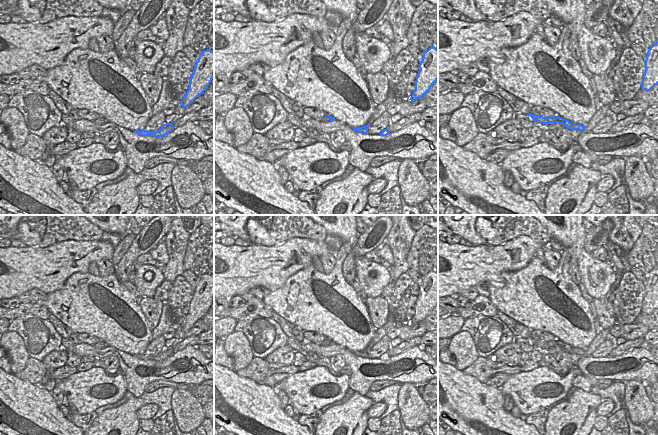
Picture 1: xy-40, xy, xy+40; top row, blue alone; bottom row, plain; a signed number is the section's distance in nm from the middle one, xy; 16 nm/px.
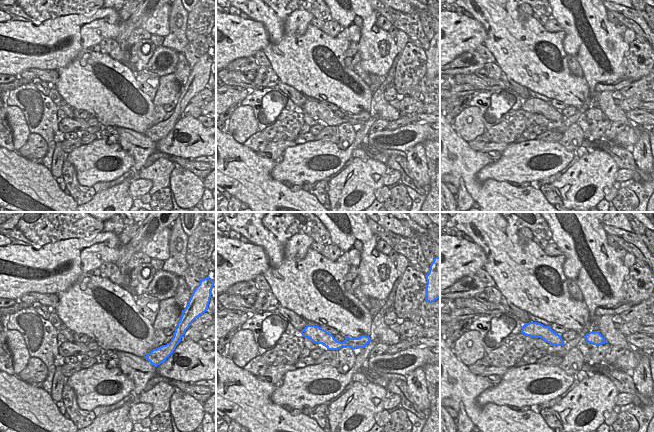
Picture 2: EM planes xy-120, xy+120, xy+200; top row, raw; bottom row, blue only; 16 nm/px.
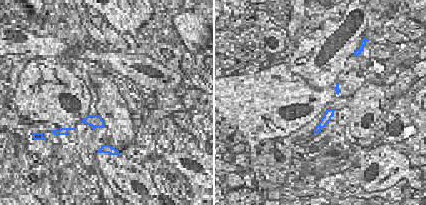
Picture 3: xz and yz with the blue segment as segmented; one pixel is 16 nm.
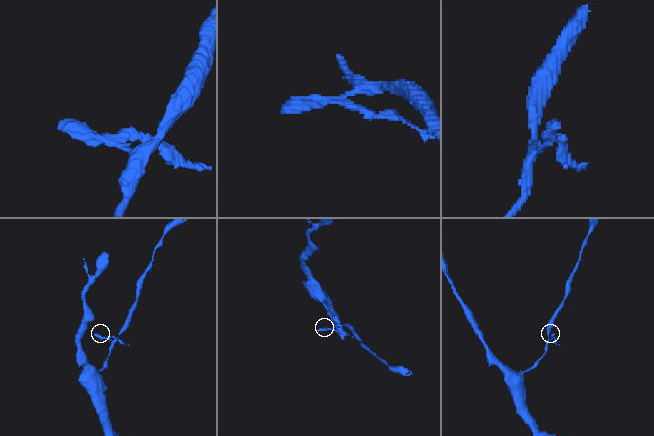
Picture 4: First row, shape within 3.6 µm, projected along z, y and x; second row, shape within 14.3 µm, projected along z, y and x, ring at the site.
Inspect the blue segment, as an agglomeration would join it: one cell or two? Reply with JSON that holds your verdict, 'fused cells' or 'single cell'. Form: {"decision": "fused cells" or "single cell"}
{"decision": "fused cells"}

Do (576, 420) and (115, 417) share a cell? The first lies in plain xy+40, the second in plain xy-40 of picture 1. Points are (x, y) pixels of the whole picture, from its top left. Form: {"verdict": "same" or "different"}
{"verdict": "same"}

